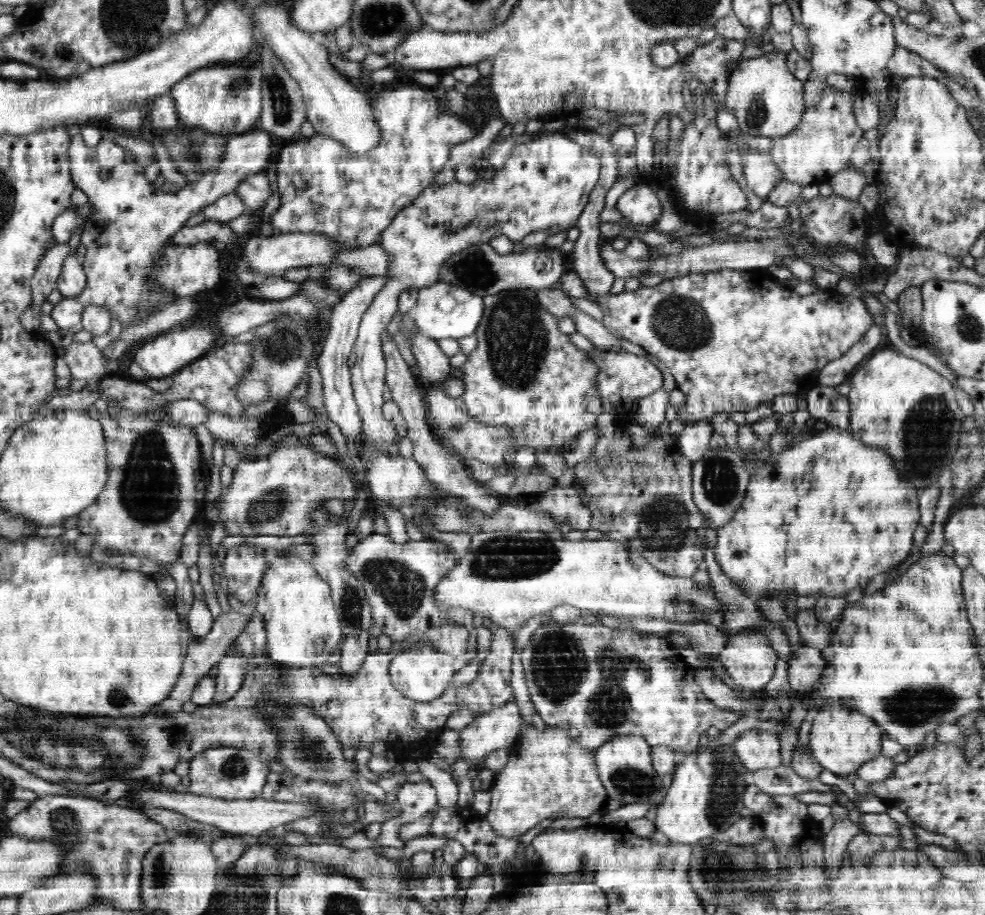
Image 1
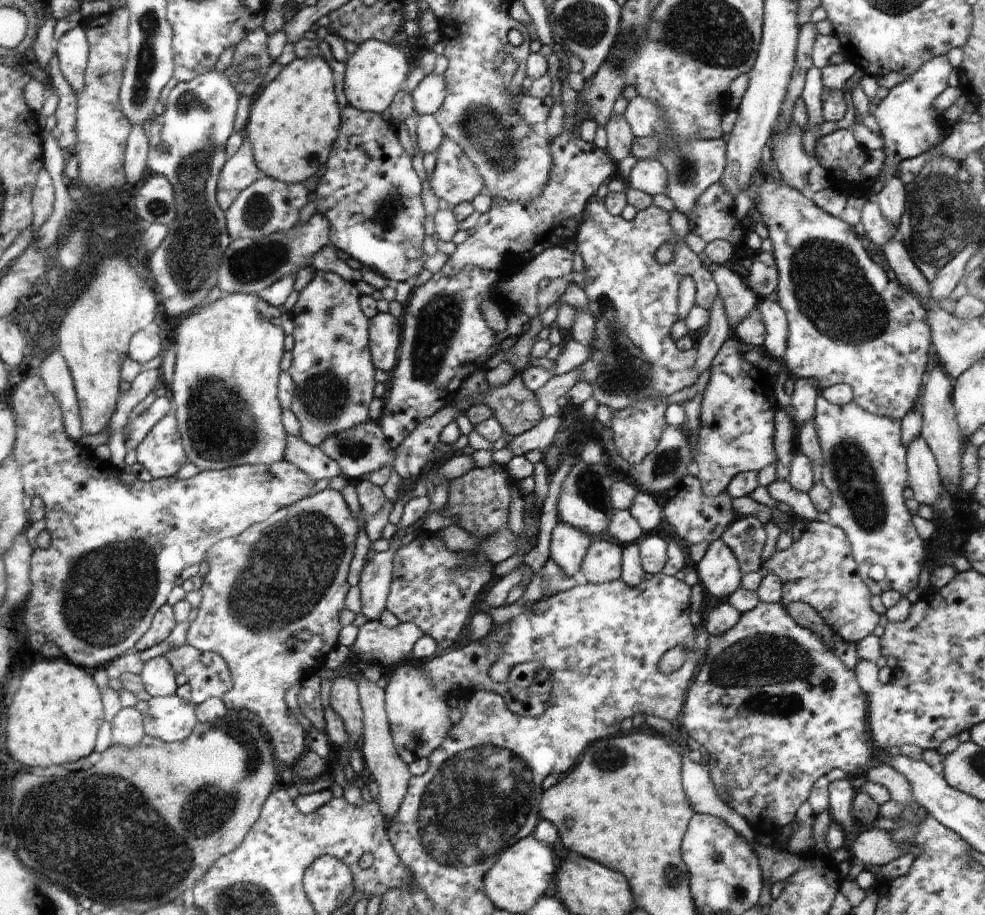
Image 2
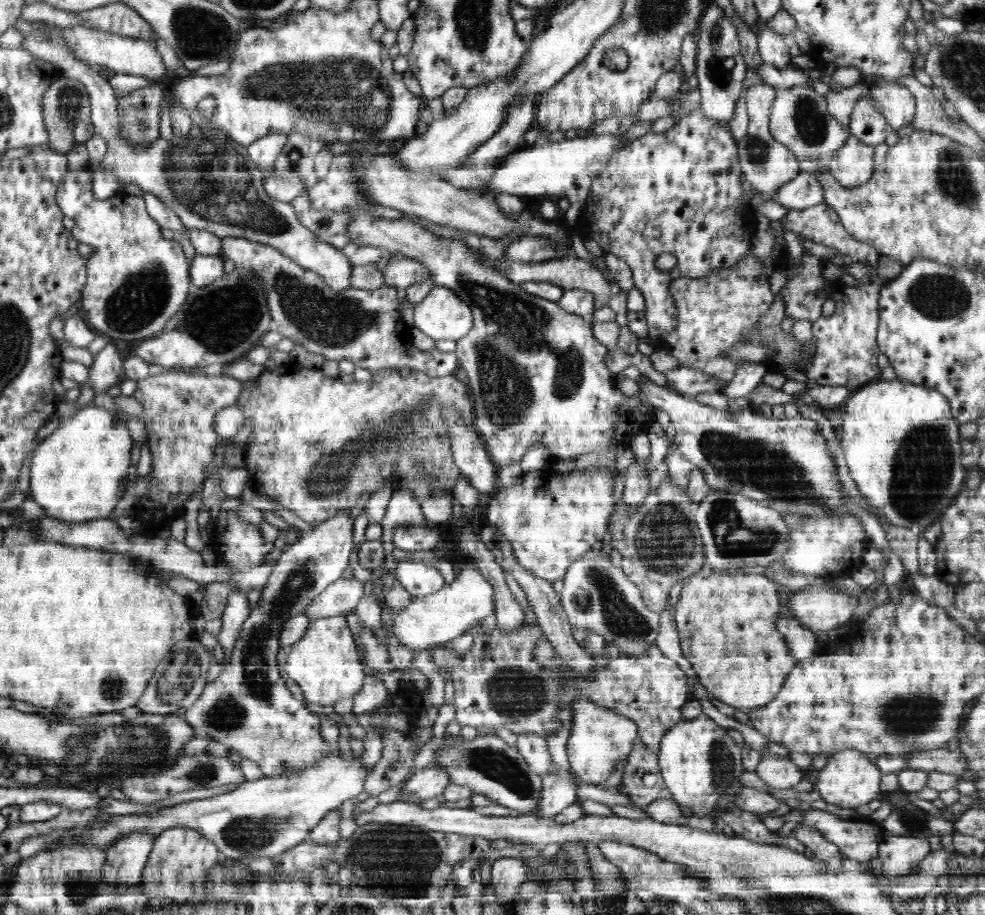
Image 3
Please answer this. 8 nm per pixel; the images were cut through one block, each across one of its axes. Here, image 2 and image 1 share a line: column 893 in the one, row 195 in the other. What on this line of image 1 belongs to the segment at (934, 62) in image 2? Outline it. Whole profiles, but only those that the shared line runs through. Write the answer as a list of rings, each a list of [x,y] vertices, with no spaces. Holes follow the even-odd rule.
[[[254,128],[252,131],[240,135],[230,135],[226,142],[226,148],[224,148],[224,156],[220,159],[218,166],[206,171],[196,182],[187,183],[177,193],[165,193],[154,182],[150,182],[144,177],[145,166],[139,162],[130,162],[130,164],[123,162],[111,169],[112,174],[106,180],[100,180],[98,171],[101,169],[95,148],[87,146],[81,134],[76,134],[71,140],[71,173],[76,188],[83,190],[90,203],[94,205],[94,212],[83,219],[74,210],[65,211],[52,224],[51,229],[57,243],[68,242],[72,232],[77,228],[81,231],[81,243],[86,247],[86,255],[83,260],[84,273],[87,278],[85,287],[76,297],[66,298],[63,296],[62,300],[53,306],[53,311],[50,314],[57,326],[63,330],[72,329],[74,326],[80,327],[82,311],[89,304],[104,307],[106,311],[110,311],[110,315],[117,316],[123,329],[137,323],[150,311],[155,311],[163,304],[176,299],[175,295],[161,294],[160,290],[149,290],[149,287],[145,286],[145,276],[149,272],[150,265],[153,264],[153,257],[156,256],[157,250],[168,244],[175,244],[180,230],[185,228],[189,218],[203,211],[206,206],[214,204],[215,200],[221,196],[236,192],[241,180],[251,174],[265,172],[268,162],[271,161],[270,148],[272,148],[269,133],[263,129]]]

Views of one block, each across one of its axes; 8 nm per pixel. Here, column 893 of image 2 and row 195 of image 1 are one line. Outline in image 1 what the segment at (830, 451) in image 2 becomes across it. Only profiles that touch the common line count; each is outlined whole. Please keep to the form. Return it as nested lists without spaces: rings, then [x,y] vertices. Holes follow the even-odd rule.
[[[540,134],[532,138],[530,142],[518,144],[512,150],[512,154],[494,174],[490,182],[480,180],[478,176],[474,184],[449,182],[445,185],[429,185],[425,188],[408,207],[392,220],[392,223],[384,229],[379,236],[379,245],[388,254],[387,282],[372,301],[372,304],[363,314],[357,339],[355,340],[354,352],[357,362],[350,368],[350,378],[353,395],[363,422],[363,440],[368,441],[374,449],[388,450],[393,442],[400,438],[391,421],[387,421],[382,415],[382,406],[385,403],[382,397],[384,390],[386,358],[383,352],[383,333],[386,326],[397,312],[399,312],[399,298],[402,292],[408,288],[424,288],[432,286],[440,278],[442,264],[460,250],[473,244],[488,243],[494,236],[508,236],[510,240],[520,242],[530,232],[548,232],[558,234],[576,226],[582,212],[588,205],[589,196],[595,184],[598,184],[602,157],[591,146],[580,145],[572,138],[566,138],[562,134]]]

